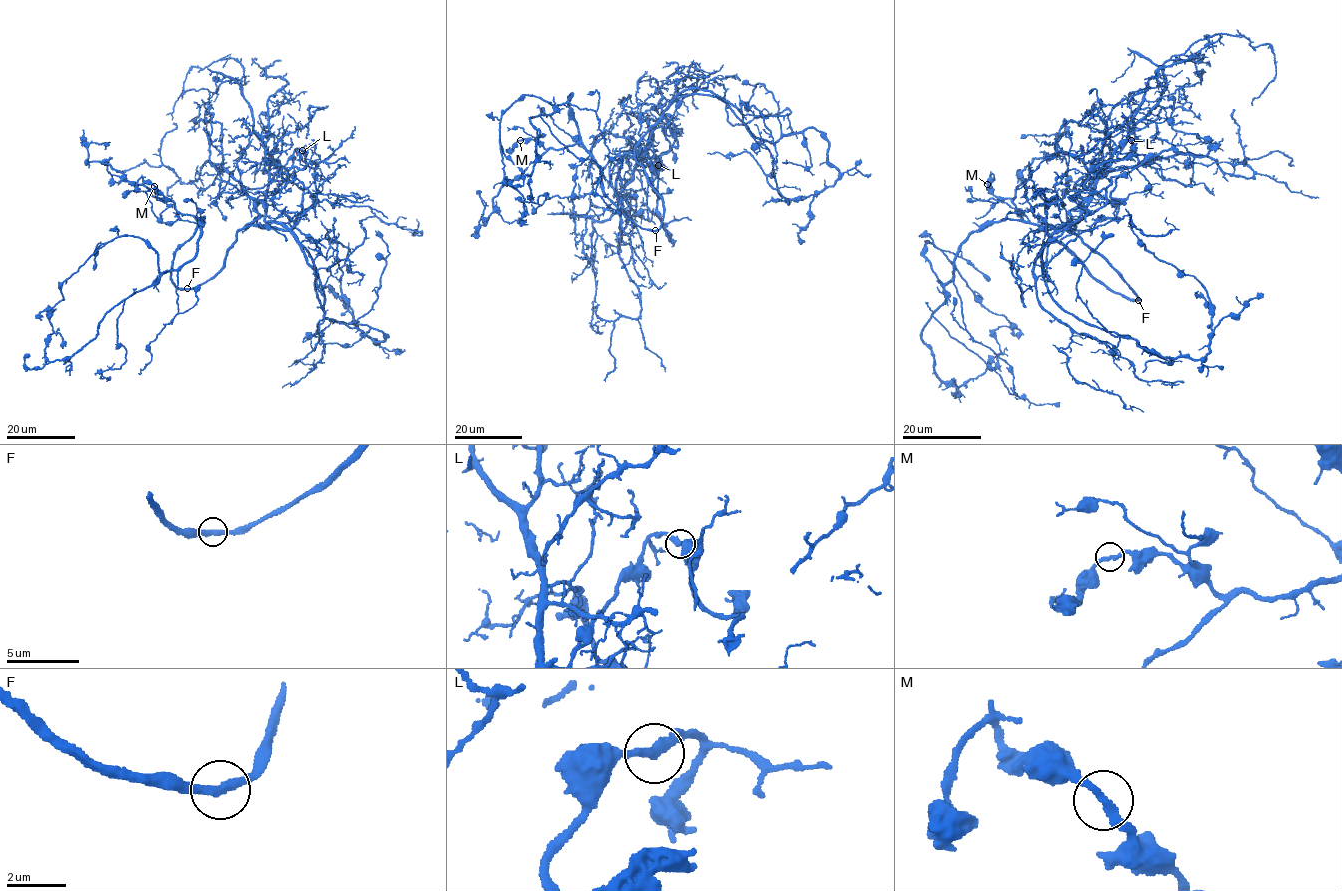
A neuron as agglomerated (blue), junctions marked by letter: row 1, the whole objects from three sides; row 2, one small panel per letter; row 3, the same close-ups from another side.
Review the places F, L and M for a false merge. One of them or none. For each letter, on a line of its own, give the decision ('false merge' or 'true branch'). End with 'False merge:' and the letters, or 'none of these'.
F: true branch
L: true branch
M: true branch
False merge: none of these

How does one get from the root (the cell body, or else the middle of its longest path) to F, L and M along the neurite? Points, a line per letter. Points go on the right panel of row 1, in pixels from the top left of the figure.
F: (1113, 268), (1136, 293), (1138, 300)
L: (1113, 268), (1070, 232), (1074, 228), (1070, 212), (1092, 194), (1093, 176), (1129, 152), (1137, 140), (1131, 140)
M: (1113, 268), (1139, 299), (1123, 297), (1103, 284), (1064, 246), (1017, 216), (1010, 198), (999, 198), (987, 185)

